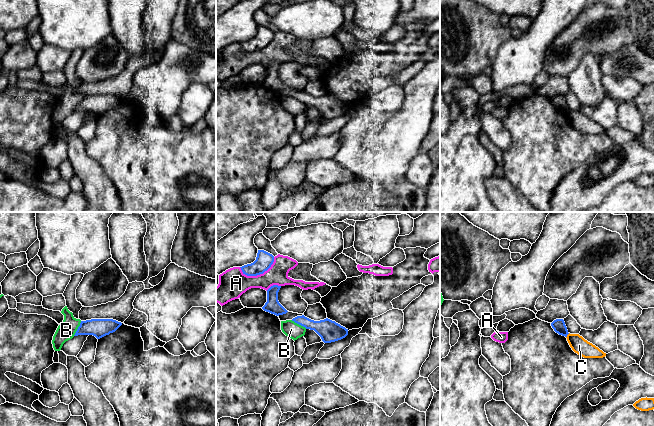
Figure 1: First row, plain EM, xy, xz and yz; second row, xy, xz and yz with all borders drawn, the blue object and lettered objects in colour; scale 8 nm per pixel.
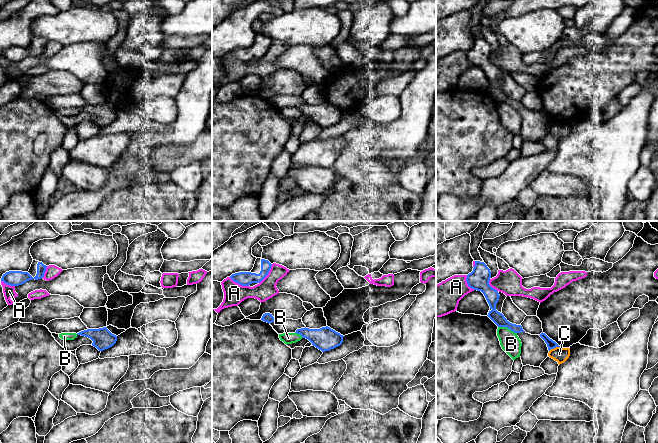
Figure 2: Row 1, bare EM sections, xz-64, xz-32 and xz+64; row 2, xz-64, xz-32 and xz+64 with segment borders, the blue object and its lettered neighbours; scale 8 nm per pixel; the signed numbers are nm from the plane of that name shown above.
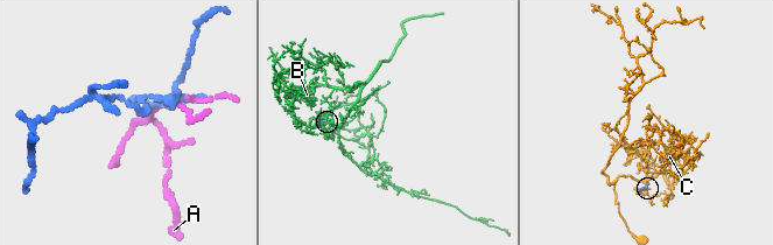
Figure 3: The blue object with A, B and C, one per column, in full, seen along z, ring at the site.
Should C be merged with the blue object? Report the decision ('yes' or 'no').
no

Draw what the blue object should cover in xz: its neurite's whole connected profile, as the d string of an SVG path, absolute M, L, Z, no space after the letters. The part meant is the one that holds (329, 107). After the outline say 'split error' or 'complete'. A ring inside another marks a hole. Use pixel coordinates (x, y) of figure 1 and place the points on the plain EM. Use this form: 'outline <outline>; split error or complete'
outline M302 91L293 94L292 97L306 105L314 106L324 119L335 118L348 111L348 105L328 94L314 97Z; complete

